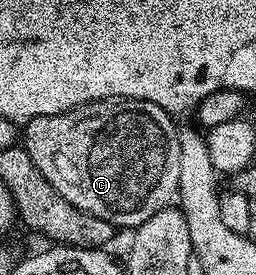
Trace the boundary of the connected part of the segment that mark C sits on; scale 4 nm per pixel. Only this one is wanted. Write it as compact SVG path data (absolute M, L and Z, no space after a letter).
M100 99L98 103L84 102L80 107L72 107L70 111L63 113L36 115L30 123L24 124L23 146L25 152L31 157L31 161L35 161L35 169L39 169L39 173L43 173L43 177L47 177L47 181L51 181L51 185L55 185L59 194L67 197L67 201L71 201L71 205L83 209L83 213L103 217L103 221L113 224L114 228L136 229L143 221L147 221L147 217L155 217L155 213L159 213L163 208L170 206L177 194L179 165L183 158L183 152L181 149L182 136L177 135L177 127L173 123L176 123L174 116L149 99Z

